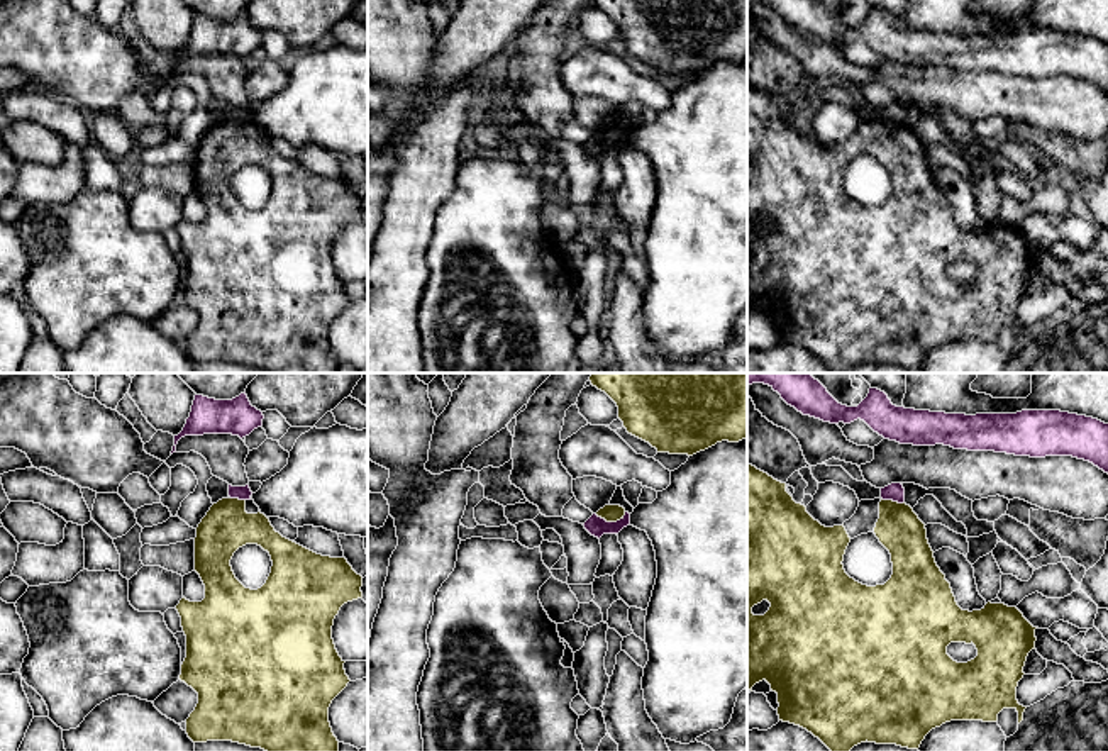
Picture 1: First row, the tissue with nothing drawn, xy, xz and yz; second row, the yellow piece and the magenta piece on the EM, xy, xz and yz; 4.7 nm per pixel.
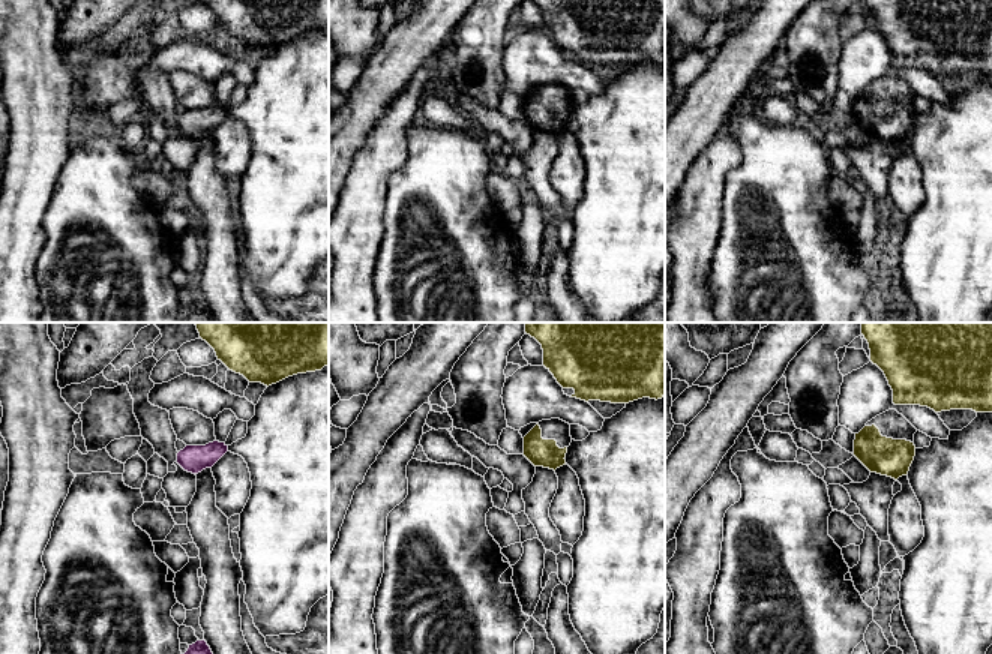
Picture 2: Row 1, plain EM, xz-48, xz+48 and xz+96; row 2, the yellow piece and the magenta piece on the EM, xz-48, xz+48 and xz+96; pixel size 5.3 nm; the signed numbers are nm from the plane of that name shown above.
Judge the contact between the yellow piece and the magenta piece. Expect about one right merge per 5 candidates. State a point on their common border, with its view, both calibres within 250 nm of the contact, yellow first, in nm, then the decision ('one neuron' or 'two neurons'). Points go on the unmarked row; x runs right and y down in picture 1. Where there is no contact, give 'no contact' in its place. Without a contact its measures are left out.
xz (610, 141) | 80/90 nm | two neurons

